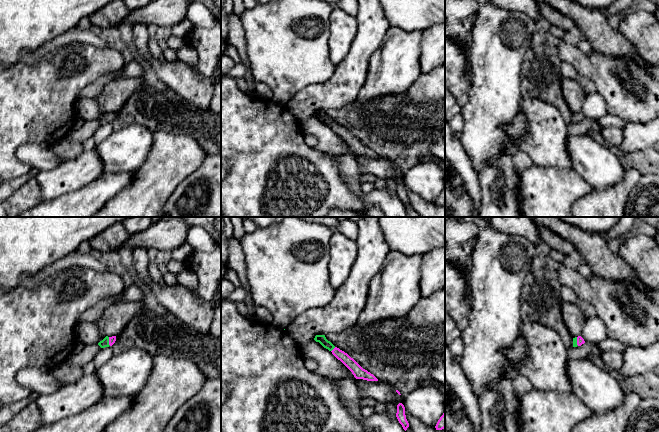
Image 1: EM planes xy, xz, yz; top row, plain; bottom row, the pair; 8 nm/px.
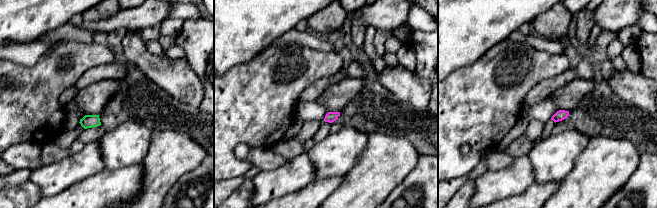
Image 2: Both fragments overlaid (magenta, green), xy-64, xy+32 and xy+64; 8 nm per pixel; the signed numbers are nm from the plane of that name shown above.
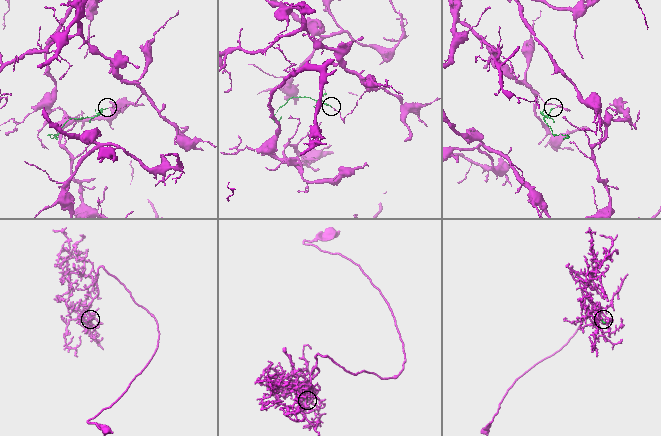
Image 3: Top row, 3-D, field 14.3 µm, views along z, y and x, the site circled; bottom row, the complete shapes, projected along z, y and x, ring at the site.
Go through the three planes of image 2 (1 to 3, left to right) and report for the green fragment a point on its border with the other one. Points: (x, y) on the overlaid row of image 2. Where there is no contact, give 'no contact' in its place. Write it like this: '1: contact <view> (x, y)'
1: no contact
2: no contact
3: no contact

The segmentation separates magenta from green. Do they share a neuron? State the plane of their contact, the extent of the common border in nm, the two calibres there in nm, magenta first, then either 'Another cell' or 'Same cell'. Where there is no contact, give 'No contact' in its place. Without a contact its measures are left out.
Touches magenta in xz. Shared border 50 nm. Thickness 90 nm (magenta) against 70 nm. Same cell

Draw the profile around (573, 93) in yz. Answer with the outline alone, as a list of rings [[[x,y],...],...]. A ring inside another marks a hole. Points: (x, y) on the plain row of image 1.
[[[563,78],[561,82],[563,96],[572,114],[581,111],[586,93],[576,80]]]

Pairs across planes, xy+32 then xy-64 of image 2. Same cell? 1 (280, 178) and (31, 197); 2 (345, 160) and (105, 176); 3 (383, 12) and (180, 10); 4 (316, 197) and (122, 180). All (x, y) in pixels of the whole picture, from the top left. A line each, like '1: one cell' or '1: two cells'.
1: two cells
2: two cells
3: two cells
4: one cell

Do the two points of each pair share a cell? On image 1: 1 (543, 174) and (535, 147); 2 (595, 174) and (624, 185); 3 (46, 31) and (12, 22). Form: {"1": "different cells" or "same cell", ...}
{"1": "different cells", "2": "different cells", "3": "same cell"}

